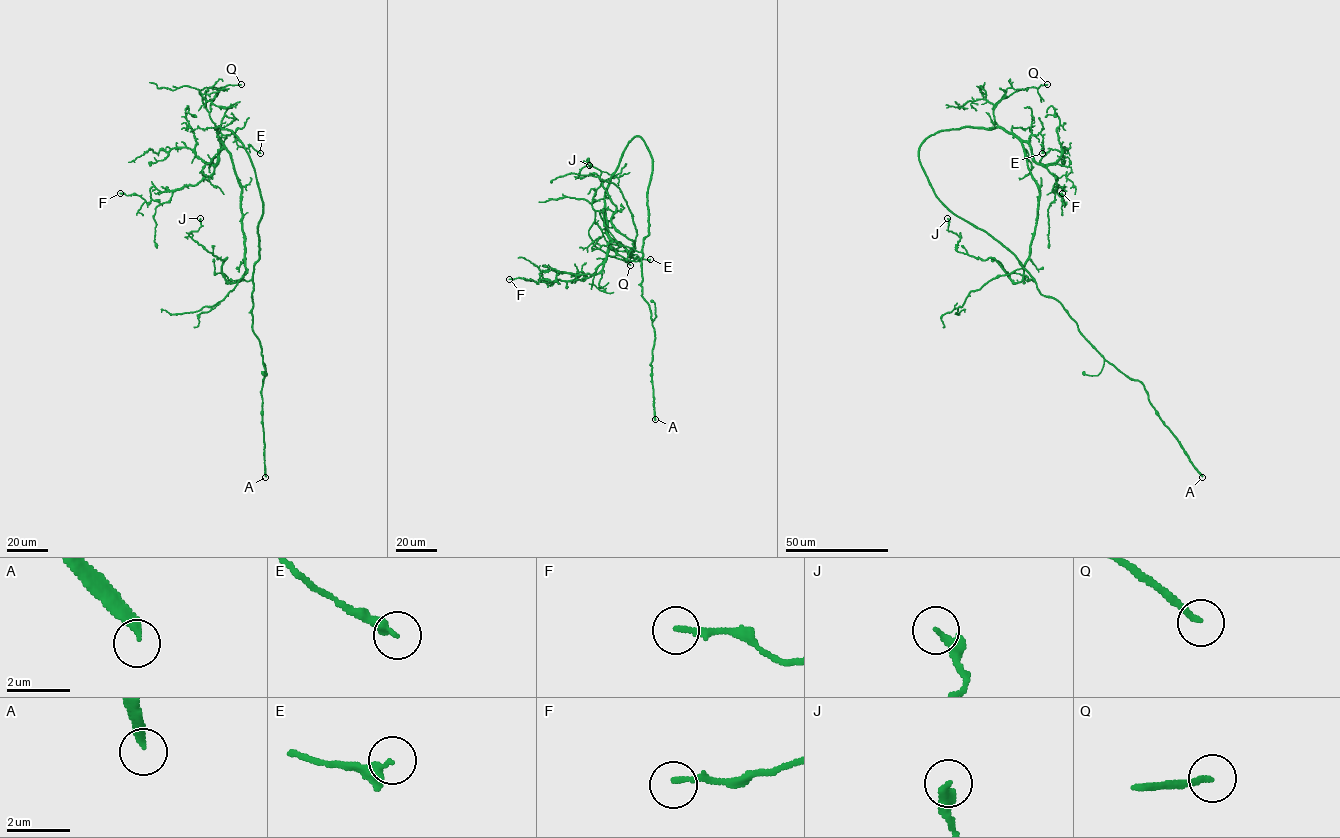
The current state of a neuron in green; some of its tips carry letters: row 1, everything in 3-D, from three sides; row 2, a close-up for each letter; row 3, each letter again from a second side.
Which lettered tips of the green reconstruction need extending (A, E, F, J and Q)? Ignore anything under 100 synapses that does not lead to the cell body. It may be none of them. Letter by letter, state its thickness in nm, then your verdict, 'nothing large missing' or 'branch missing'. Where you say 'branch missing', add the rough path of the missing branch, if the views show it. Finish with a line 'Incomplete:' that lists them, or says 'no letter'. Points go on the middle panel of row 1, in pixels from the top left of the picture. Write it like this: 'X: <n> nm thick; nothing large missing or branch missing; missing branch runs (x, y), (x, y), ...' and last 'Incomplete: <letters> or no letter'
A: 280 nm thick; branch missing
E: 280 nm thick; nothing large missing
F: 200 nm thick; nothing large missing
J: 240 nm thick; nothing large missing
Q: 200 nm thick; branch missing; missing branch runs (630, 265), (667, 277), (676, 287)
Incomplete: A, Q

